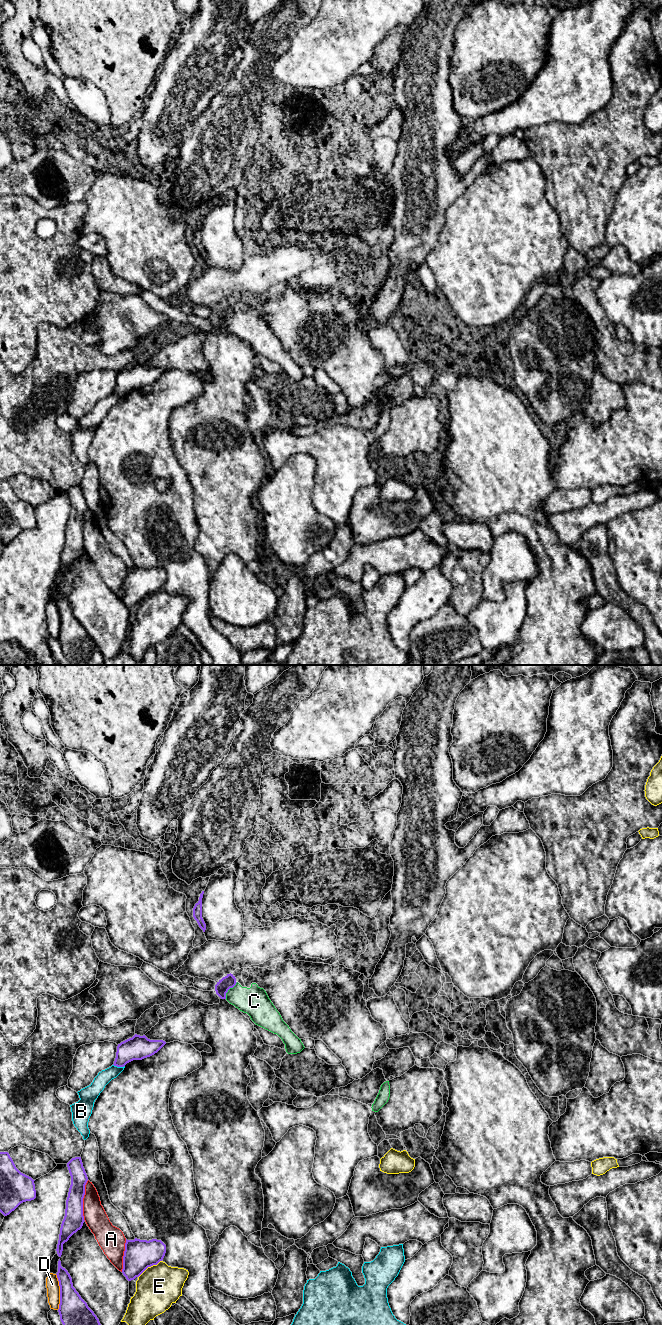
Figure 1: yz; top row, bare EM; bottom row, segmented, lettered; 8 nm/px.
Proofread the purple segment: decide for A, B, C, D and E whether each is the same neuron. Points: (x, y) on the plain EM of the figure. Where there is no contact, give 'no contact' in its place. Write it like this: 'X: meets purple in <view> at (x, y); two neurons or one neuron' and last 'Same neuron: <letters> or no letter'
A: meets purple in yz at (82, 528); two neurons
B: meets purple in yz at (119, 394); two neurons
C: meets purple in yz at (228, 317); one neuron
D: meets purple in yz at (60, 620); two neurons
E: meets purple in yz at (149, 594); two neurons
Same neuron: C

